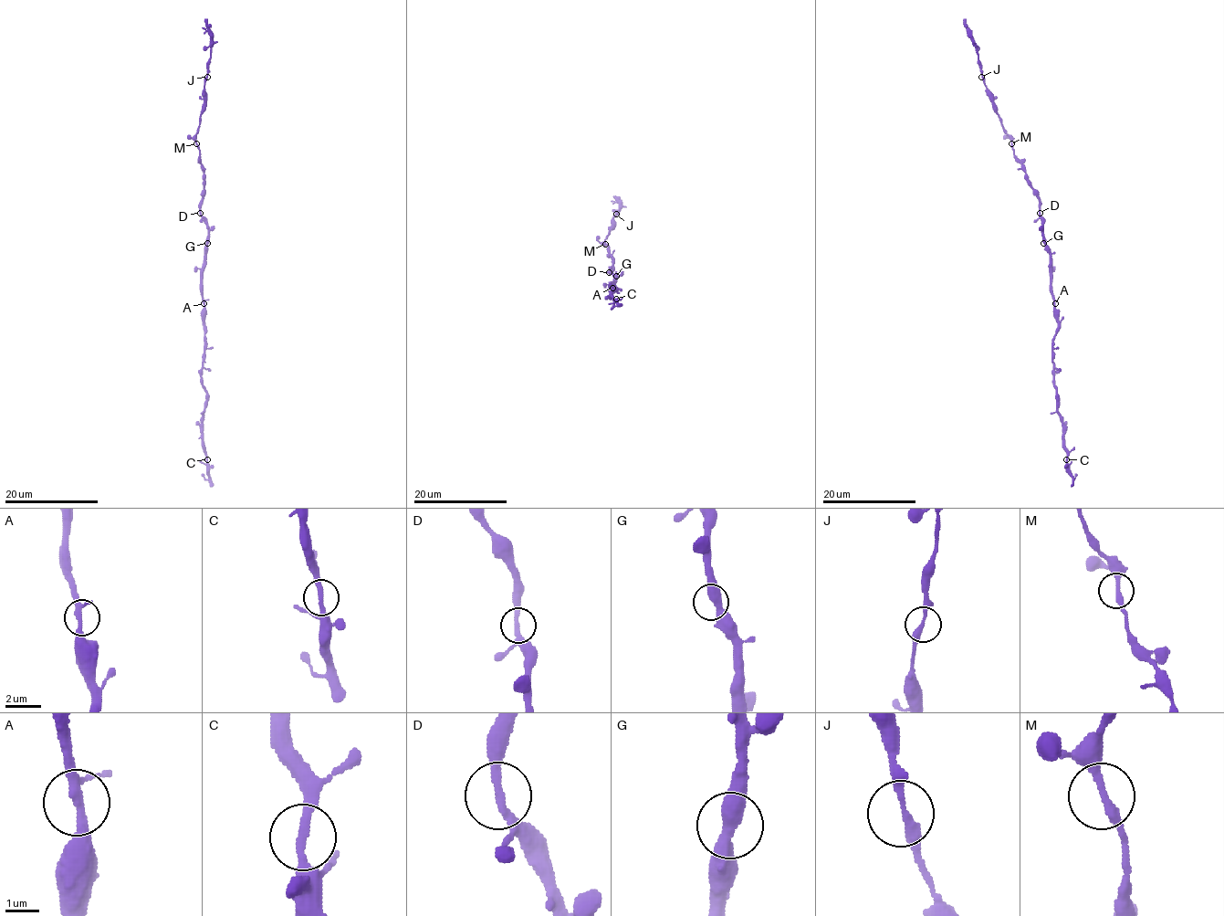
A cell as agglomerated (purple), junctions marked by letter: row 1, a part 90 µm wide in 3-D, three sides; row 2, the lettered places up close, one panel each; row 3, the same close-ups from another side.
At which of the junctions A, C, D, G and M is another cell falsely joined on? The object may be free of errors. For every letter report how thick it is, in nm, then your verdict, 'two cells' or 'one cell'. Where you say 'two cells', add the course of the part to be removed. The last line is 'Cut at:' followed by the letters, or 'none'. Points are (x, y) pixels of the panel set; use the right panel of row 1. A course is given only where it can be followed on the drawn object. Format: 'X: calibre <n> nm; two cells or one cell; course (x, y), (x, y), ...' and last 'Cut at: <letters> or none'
A: calibre 240 nm; one cell
C: calibre 260 nm; one cell
D: calibre 240 nm; one cell
G: calibre 440 nm; one cell
M: calibre 260 nm; one cell
Cut at: none

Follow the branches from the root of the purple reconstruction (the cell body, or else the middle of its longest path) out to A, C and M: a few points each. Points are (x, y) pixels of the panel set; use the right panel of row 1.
A: (1046, 242), (1055, 303)
C: (1046, 242), (1051, 261), (1053, 316), (1057, 323), (1052, 341), (1053, 384), (1066, 459)
M: (1046, 242), (1038, 192), (1028, 180), (1025, 166), (1014, 154), (1010, 144)

